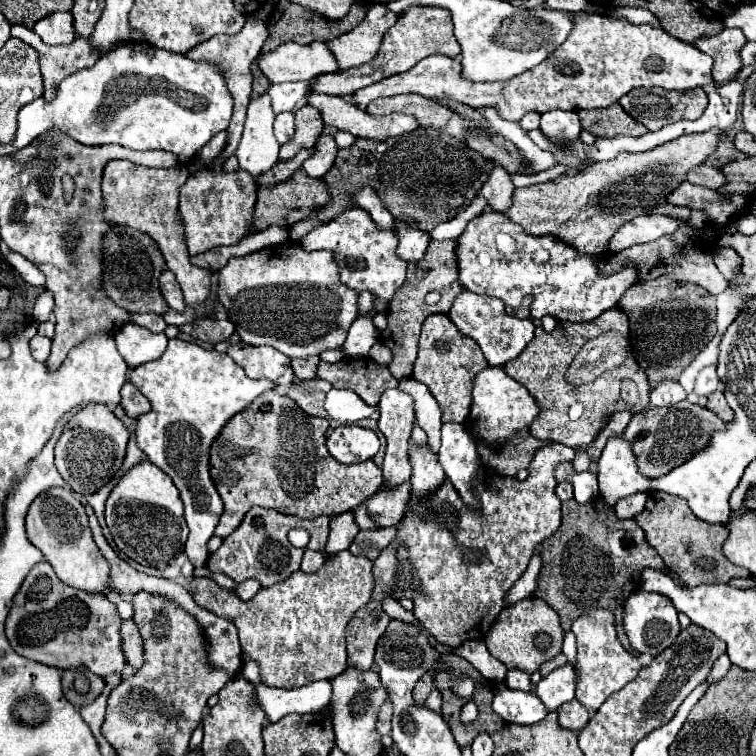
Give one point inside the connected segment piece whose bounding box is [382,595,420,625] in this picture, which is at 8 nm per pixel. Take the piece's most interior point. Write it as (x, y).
(390, 606)

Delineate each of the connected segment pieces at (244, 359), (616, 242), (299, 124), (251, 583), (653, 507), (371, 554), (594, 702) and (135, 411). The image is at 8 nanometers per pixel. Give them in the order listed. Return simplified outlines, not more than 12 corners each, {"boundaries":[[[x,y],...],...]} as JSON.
{"boundaries":[[[238,343],[228,355],[250,379],[294,383],[290,359],[274,347]],[[646,215],[626,223],[610,241],[610,251],[650,243],[676,233],[684,221]],[[304,105],[296,111],[296,133],[280,147],[278,161],[312,149],[322,117]],[[256,579],[238,583],[236,595],[250,601],[258,593],[260,583]],[[650,493],[634,521],[688,587],[750,577],[722,553],[728,529]],[[394,527],[360,531],[350,551],[376,559],[396,537]],[[614,615],[578,617],[576,699],[594,713],[640,661],[616,637]],[[130,381],[120,405],[132,419],[150,411],[150,401]]]}

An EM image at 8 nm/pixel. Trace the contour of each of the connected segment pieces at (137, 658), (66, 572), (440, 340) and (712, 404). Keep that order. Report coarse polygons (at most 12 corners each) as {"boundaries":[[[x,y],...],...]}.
{"boundaries":[[[134,621],[122,623],[128,663],[144,665],[144,645]],[[50,489],[26,533],[62,583],[112,591],[84,505]],[[448,315],[424,321],[412,377],[464,423],[474,377],[478,343]],[[720,391],[708,397],[710,411],[724,423],[732,423],[734,411]]]}

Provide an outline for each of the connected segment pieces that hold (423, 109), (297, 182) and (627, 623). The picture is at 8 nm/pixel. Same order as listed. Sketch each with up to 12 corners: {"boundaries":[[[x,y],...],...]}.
{"boundaries":[[[420,95],[372,101],[370,115],[406,113],[420,127],[446,127],[448,107]],[[298,169],[258,189],[254,229],[290,229],[328,205],[324,179]],[[634,591],[624,631],[638,653],[660,655],[680,633],[668,597]]]}

